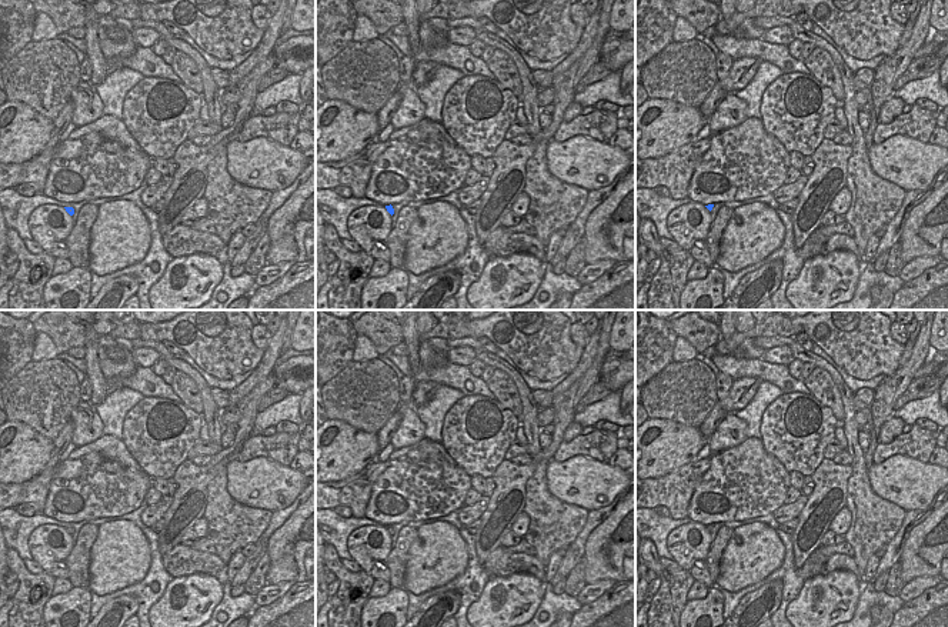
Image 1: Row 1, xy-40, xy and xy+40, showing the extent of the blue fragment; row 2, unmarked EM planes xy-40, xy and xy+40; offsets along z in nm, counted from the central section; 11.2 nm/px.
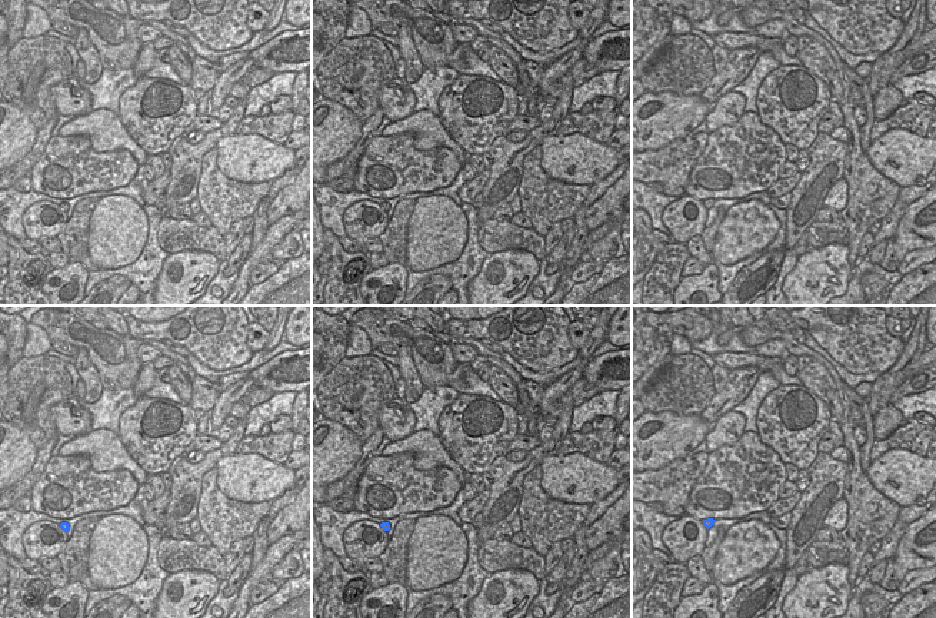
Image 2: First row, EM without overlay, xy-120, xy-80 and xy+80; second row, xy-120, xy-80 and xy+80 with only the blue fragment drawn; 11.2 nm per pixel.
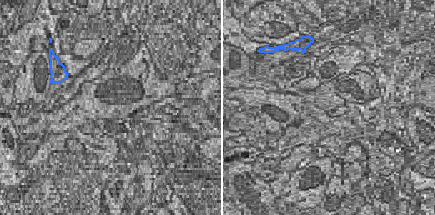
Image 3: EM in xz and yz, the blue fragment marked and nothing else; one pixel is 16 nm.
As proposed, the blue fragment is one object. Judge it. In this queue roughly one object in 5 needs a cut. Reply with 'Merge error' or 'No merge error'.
No merge error

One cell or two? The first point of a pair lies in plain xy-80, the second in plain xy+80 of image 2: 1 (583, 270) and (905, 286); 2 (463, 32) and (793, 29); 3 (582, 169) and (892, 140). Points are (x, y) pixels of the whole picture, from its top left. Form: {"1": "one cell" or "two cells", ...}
{"1": "two cells", "2": "two cells", "3": "one cell"}

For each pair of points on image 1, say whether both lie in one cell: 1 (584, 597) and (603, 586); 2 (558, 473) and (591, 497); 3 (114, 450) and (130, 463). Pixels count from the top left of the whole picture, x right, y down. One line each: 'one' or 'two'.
1: one
2: one
3: one

